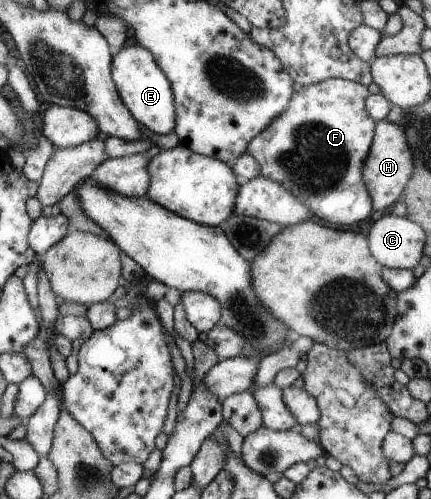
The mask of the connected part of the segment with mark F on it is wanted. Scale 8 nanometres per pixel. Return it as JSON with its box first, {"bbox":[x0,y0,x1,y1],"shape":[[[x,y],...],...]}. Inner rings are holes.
{"bbox":[246,78,377,227],"shape":[[[341,78],[296,87],[287,111],[275,117],[274,123],[259,133],[246,151],[259,163],[260,175],[285,186],[305,201],[321,221],[331,225],[349,227],[369,219],[373,213],[363,168],[374,145],[377,122],[366,105],[367,95],[367,86]]]}

